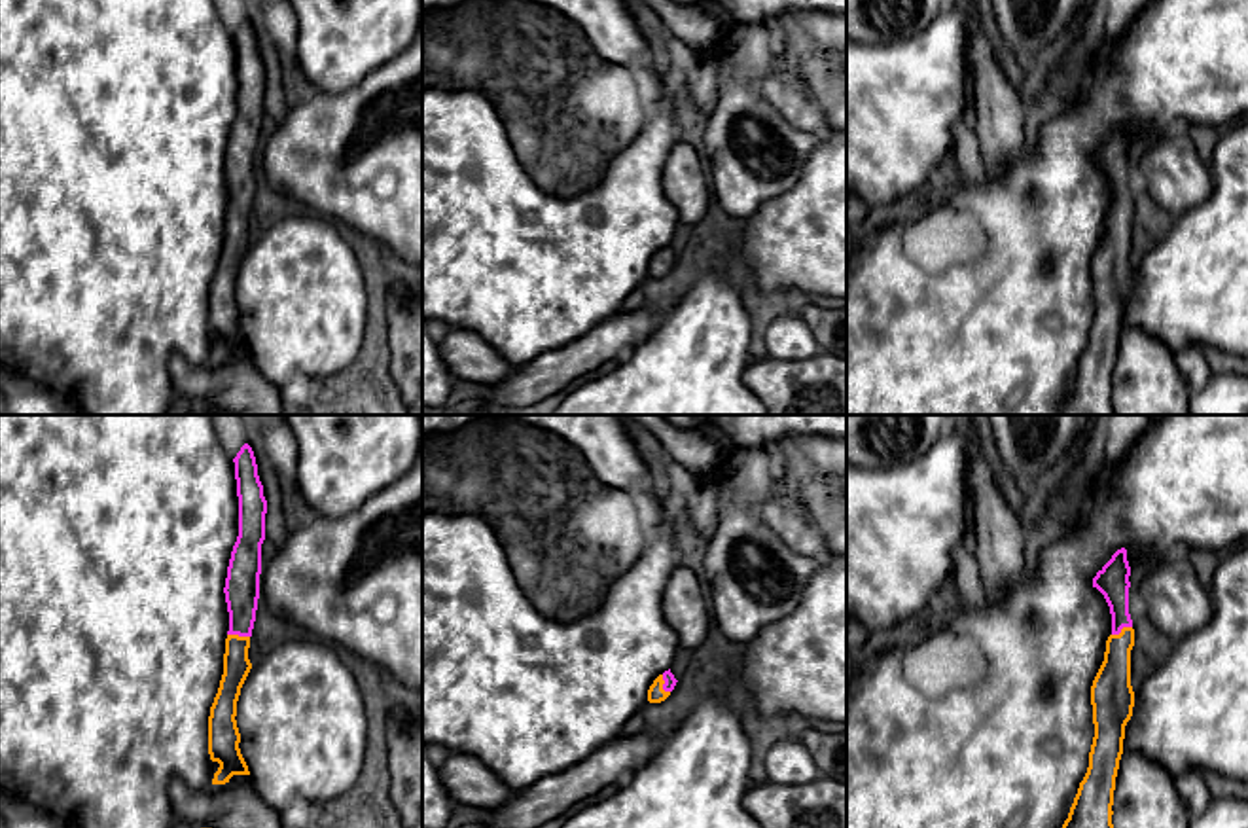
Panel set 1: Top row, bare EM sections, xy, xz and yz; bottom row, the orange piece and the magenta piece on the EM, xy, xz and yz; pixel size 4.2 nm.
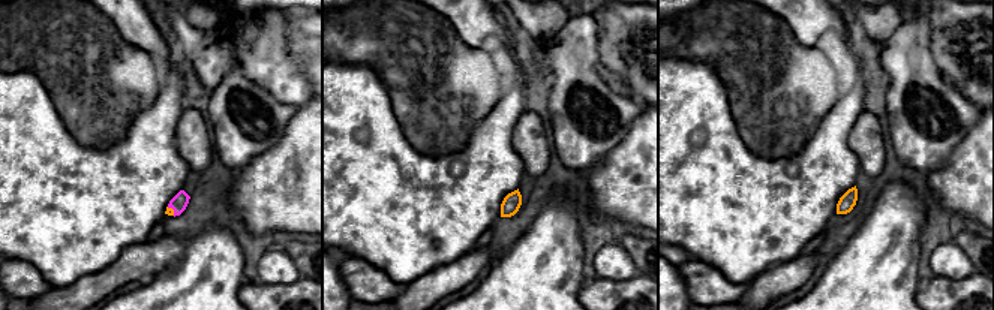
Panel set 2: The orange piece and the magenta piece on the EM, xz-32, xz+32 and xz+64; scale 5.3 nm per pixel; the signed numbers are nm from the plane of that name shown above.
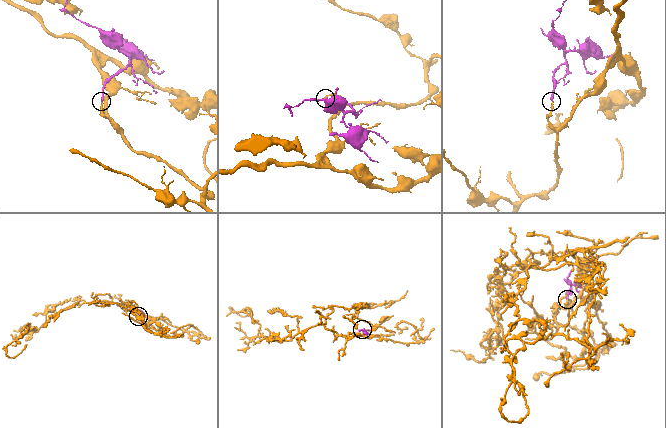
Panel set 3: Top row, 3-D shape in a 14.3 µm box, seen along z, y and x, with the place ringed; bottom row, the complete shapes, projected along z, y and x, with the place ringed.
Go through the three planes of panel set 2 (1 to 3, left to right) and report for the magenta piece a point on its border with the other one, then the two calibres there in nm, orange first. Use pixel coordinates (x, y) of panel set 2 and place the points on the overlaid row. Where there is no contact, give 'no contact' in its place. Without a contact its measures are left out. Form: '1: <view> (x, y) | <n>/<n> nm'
1: xz-32 (173, 210) | 50/90 nm
2: no contact
3: no contact

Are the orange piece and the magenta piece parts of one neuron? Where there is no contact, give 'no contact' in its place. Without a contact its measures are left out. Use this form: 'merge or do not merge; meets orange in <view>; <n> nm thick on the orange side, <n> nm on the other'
merge; meets orange in xy; 120 nm thick on the orange side, 150 nm on the other

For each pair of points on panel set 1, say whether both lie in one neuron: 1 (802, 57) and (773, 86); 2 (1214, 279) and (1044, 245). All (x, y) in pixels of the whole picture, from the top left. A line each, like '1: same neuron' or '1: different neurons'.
1: different neurons
2: different neurons

